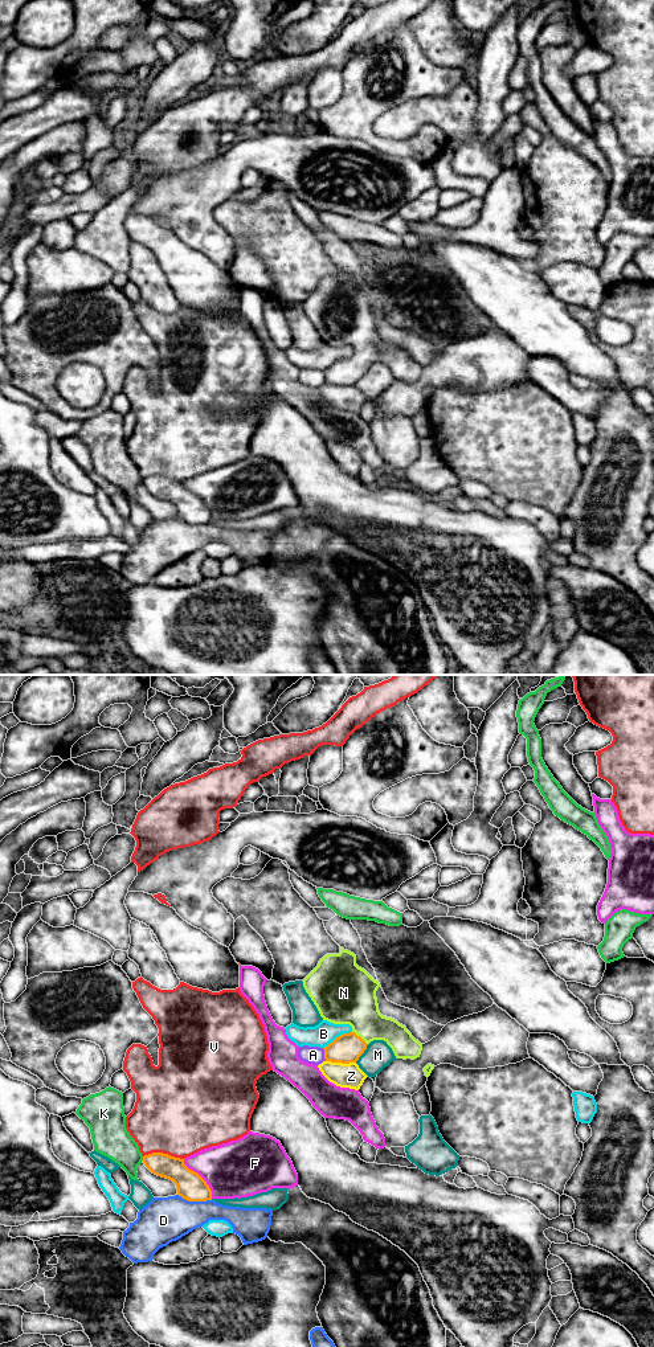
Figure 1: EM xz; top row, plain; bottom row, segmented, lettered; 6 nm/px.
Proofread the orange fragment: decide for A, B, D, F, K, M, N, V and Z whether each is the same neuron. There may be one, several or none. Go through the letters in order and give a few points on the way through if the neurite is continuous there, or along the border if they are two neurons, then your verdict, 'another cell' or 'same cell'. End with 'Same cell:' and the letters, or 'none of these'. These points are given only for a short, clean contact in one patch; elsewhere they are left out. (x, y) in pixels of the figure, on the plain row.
A: another cell
B: another cell
D: another cell
F: another cell
K: another cell
M: another cell
N: across xz (347, 371), (360, 360), (360, 332), (350, 320) | same cell
V: another cell
Z: another cell
Same cell: N

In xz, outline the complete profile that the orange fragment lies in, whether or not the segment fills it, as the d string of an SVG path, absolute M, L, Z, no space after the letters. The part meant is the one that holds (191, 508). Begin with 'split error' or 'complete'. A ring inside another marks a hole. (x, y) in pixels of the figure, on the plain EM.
complete; M163 475L143 479L144 488L155 498L172 503L177 517L188 524L212 523L212 513L207 504L184 487L184 482Z

